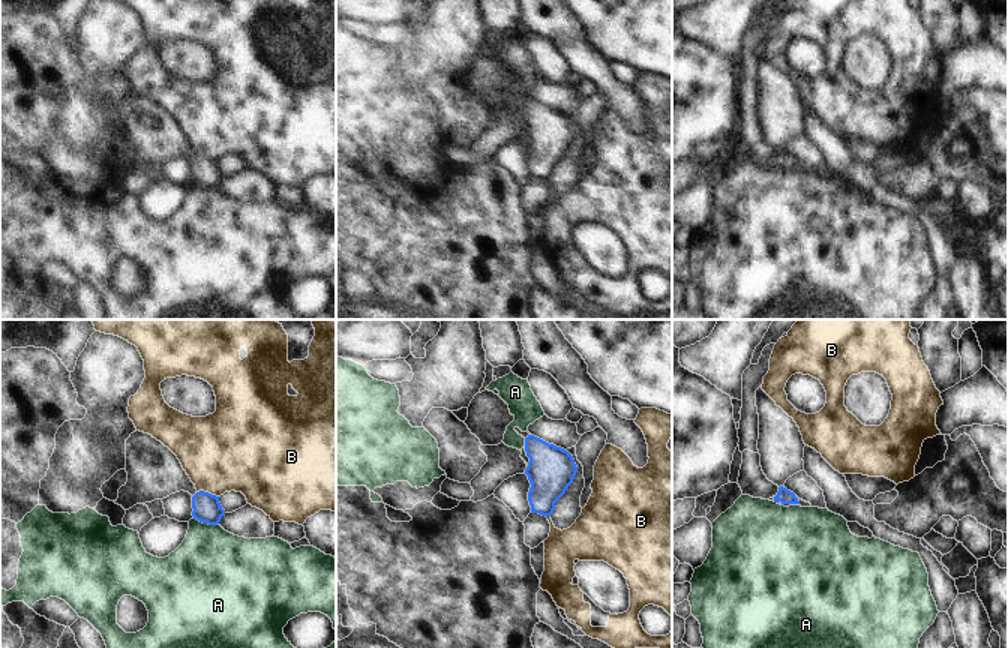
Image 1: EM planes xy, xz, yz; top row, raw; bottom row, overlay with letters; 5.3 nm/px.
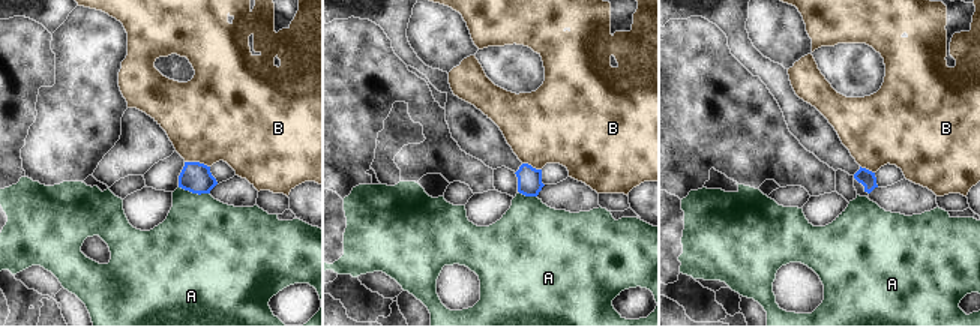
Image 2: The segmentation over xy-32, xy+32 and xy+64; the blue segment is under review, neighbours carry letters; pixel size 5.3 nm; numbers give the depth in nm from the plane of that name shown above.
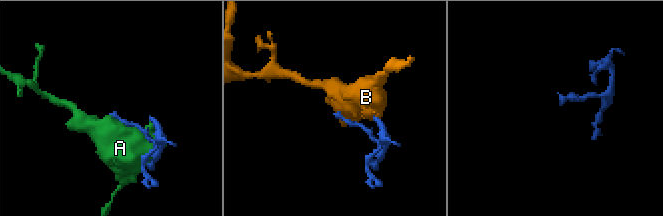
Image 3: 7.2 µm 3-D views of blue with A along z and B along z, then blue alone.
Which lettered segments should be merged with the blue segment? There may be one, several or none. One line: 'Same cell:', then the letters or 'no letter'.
Same cell: no letter

